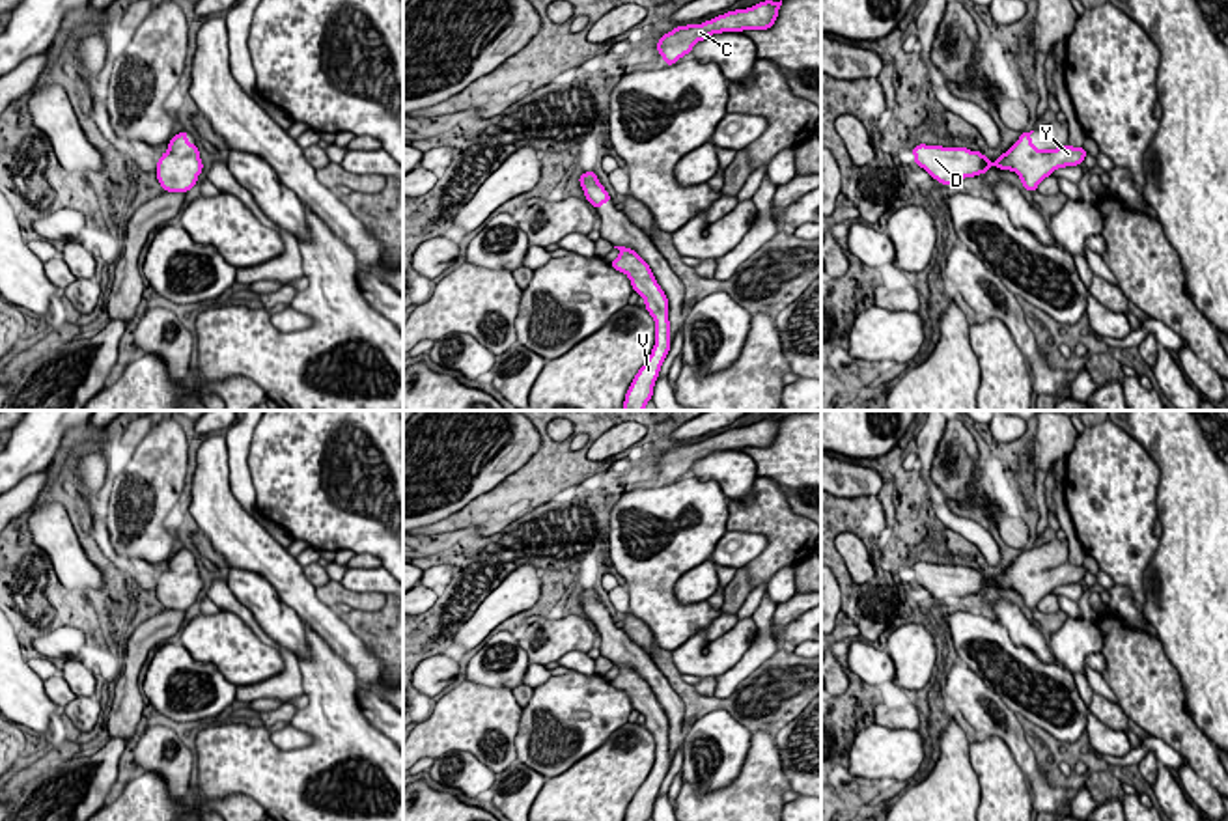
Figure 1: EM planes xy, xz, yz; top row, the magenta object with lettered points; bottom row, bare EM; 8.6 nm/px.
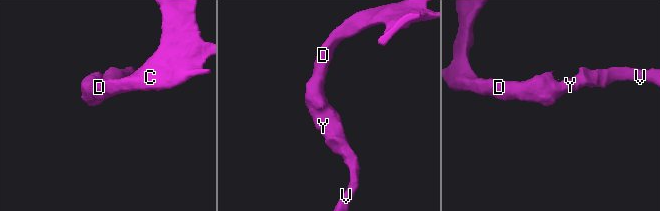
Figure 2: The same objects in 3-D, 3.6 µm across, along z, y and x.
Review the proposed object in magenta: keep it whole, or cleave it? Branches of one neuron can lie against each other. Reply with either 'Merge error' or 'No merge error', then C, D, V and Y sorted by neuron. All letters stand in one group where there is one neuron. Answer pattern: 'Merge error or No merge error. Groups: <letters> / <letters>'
No merge error. Groups: C D V Y

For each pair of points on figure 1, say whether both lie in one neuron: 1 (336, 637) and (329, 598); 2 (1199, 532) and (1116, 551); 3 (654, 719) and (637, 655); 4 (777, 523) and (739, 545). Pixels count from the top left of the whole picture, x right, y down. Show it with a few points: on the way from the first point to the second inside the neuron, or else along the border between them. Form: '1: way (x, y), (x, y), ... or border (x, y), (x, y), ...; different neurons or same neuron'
1: border (305, 571), (314, 594), (334, 609); different neurons
2: border (1159, 538), (1143, 583); different neurons
3: way (654, 704), (654, 696), (639, 670); same neuron
4: border (728, 530), (760, 532), (767, 545); different neurons

